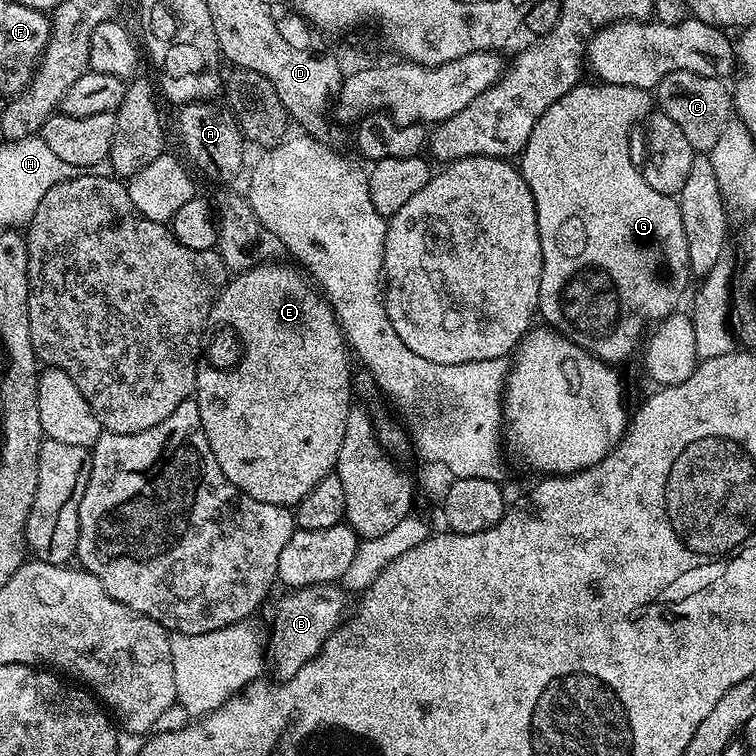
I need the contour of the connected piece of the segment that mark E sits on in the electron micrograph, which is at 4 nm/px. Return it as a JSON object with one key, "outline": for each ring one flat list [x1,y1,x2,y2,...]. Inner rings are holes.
{"outline":[[284,262,256,264,250,270,233,275,225,284,220,297,214,302,210,320,212,324,228,320,228,324,236,324,236,328,244,332,244,340,248,340,248,360,244,360,244,368,240,368,240,372,232,372,232,376,214,370,206,362,201,363,196,369,194,399,198,402,198,414,202,414,202,430,210,442,210,450,214,450,214,458,218,458,218,466,222,466,222,474,226,474,229,482,238,486,238,490,250,494,250,498,258,498,258,502,294,506,306,498,306,494,310,494,310,490,314,490,322,478,333,475,338,462,338,449,342,447,342,438,346,438,346,418,354,406,354,367,340,321,336,319,336,311,322,295,321,289,299,267,291,268,288,264,280,263]]}

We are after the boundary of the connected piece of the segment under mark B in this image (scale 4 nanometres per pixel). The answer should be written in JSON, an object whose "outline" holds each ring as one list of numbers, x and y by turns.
{"outline":[[339,583,335,584,312,584,309,588,298,588,292,591,289,591,287,594,288,596,284,596,281,598,280,601,276,604,276,613,272,616,272,648,270,644,270,668,273,668,274,671,277,672,279,679,281,681,286,681,290,677,292,677,294,674,298,674,298,670,302,670,302,666,306,662,310,662,313,658,313,656,316,656,318,653,320,653,320,647,324,645,326,642,326,638,332,633,335,628,339,628,341,624,344,623,346,617,349,615,350,612,350,604,348,608,348,597,349,593,345,591,343,587]]}

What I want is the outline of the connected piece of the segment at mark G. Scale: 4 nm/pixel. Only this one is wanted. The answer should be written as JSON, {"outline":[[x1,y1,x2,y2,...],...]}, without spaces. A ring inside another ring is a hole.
{"outline":[[581,82,562,94,534,122,534,130,530,130,530,138,518,157,518,167,534,198,542,242,538,312,542,320,544,316,543,323,599,360,617,362,626,359,636,343,638,348,649,326,679,309,676,307,688,288,690,269,679,203,671,196,658,194,646,182,637,161,632,161,632,127,652,115,653,93,625,84,592,83,596,84]]}

